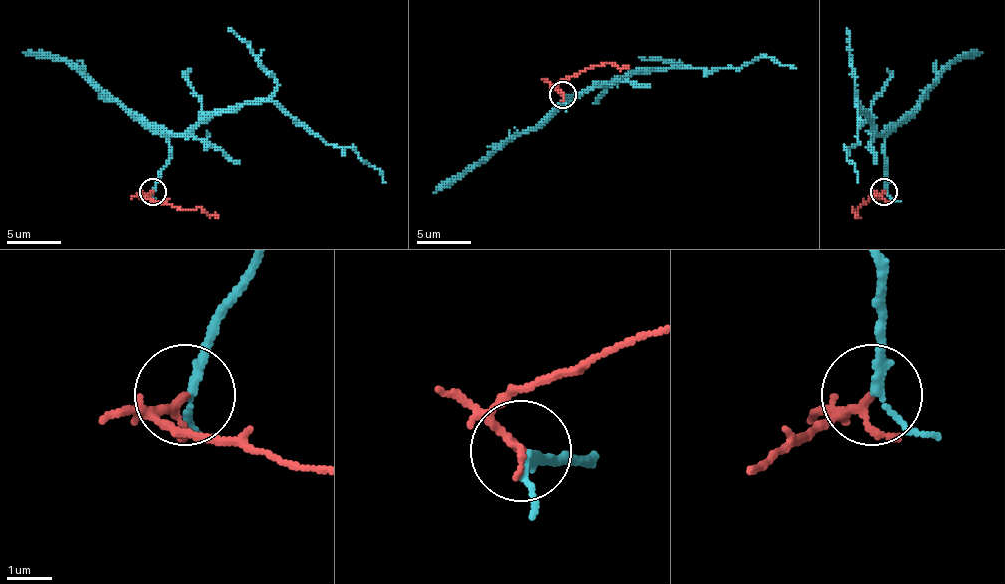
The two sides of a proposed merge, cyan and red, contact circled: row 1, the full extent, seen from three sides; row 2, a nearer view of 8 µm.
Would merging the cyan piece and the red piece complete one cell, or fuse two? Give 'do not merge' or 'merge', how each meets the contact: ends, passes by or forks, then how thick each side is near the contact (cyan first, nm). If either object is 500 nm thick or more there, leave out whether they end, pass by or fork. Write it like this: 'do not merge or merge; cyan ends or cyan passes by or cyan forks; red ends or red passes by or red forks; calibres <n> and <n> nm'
merge; cyan passes by; red passes by; calibres 160 and 140 nm

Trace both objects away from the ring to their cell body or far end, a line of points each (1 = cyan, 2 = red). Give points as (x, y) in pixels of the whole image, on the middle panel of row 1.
1: (563, 95), (607, 87), (625, 73), (674, 65), (709, 71), (739, 68), (761, 57), (772, 57), (796, 68)
2: (563, 95), (558, 84), (563, 79), (577, 76), (588, 68), (612, 63), (620, 68), (628, 65)

